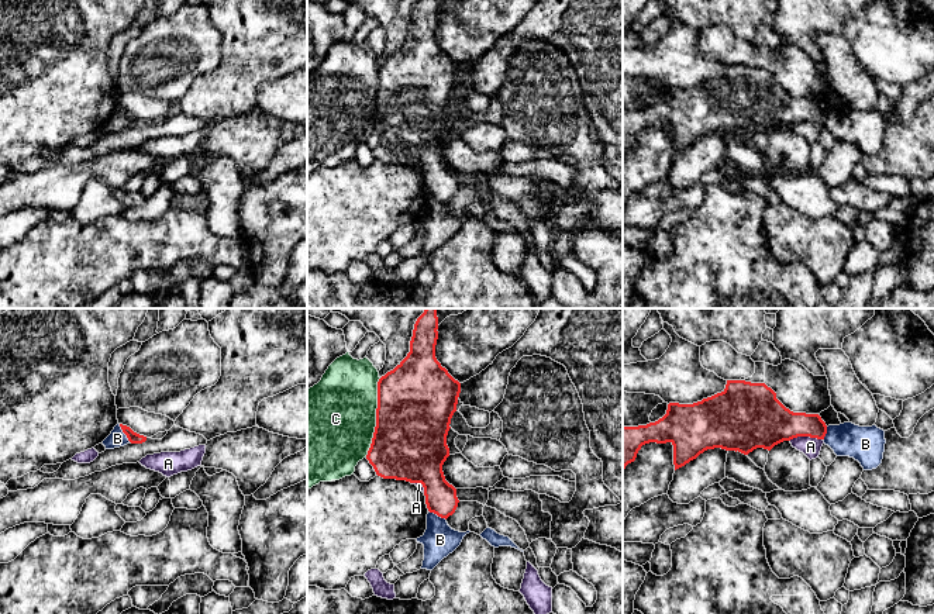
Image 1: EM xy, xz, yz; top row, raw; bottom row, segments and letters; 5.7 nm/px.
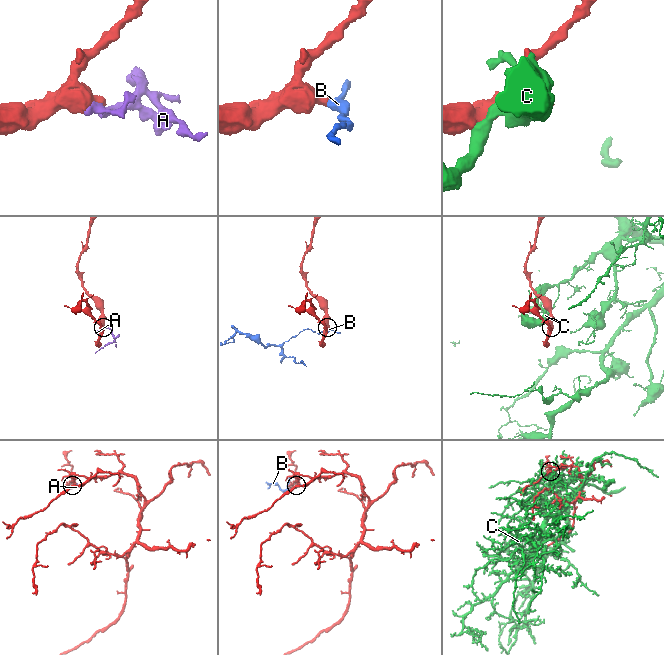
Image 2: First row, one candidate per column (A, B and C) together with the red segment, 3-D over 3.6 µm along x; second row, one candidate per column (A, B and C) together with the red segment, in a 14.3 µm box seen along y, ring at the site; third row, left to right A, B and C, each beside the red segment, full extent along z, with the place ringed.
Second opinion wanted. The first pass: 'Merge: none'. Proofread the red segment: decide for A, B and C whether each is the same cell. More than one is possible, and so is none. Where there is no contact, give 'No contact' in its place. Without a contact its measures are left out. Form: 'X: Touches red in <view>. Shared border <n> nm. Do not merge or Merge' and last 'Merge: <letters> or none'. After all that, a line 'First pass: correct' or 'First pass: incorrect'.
A: Touches red in yz. Shared border 190 nm. Do not merge
B: Touches red in xy. Shared border 120 nm. Do not merge
C: Touches red in xz. Shared border 460 nm. Do not merge
Merge: none
First pass: correct

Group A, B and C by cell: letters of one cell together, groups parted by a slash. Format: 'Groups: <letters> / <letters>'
Groups: A C / B

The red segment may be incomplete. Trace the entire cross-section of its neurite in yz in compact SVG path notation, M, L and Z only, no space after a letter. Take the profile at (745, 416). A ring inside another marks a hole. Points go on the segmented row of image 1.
M727 380L726 389L693 404L669 403L666 414L655 422L623 427L623 472L635 460L642 445L649 442L673 445L675 470L707 449L721 448L748 455L756 448L771 451L775 445L797 437L824 439L827 425L818 414L793 413L765 383Z

